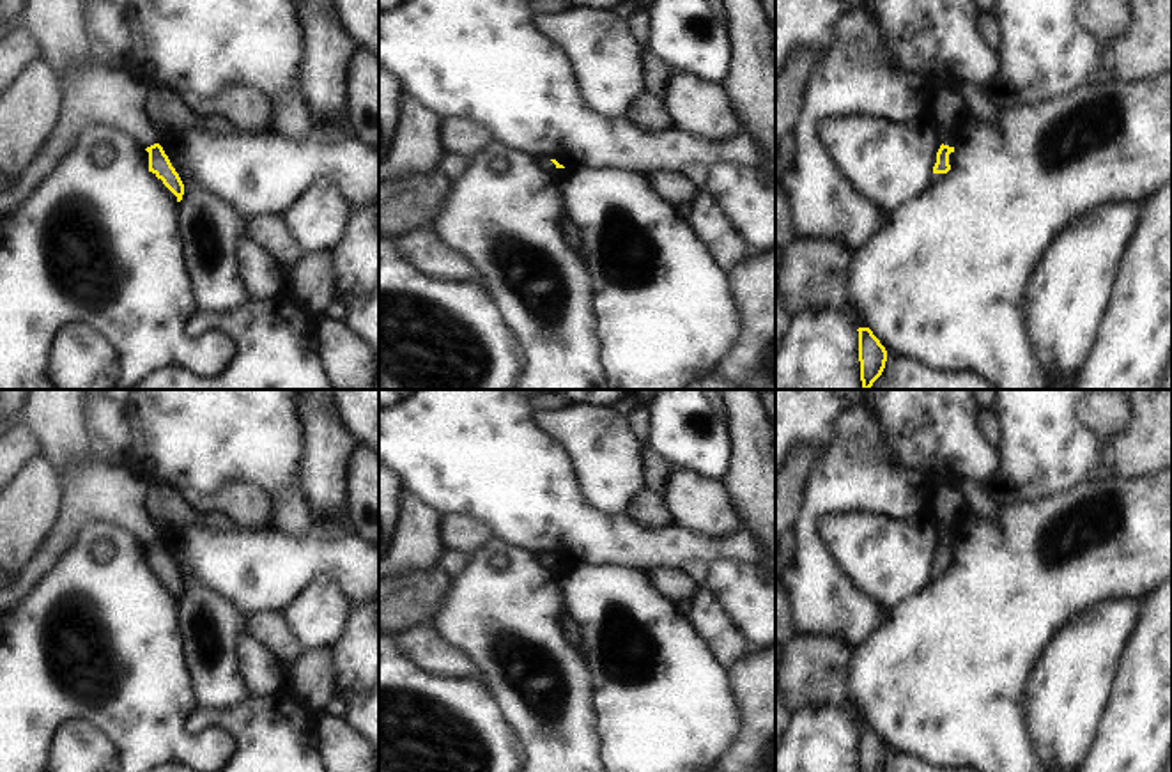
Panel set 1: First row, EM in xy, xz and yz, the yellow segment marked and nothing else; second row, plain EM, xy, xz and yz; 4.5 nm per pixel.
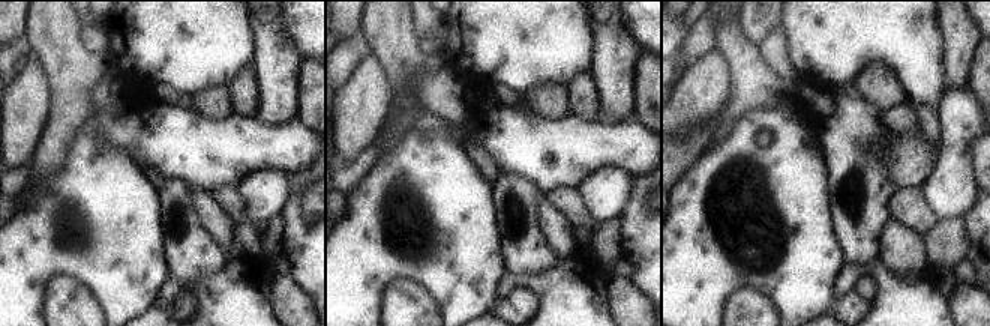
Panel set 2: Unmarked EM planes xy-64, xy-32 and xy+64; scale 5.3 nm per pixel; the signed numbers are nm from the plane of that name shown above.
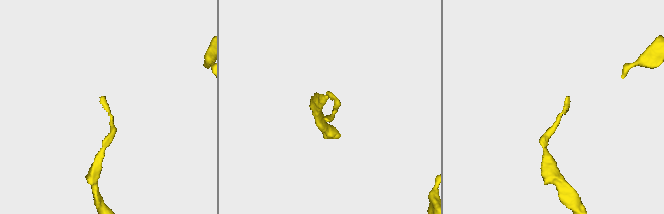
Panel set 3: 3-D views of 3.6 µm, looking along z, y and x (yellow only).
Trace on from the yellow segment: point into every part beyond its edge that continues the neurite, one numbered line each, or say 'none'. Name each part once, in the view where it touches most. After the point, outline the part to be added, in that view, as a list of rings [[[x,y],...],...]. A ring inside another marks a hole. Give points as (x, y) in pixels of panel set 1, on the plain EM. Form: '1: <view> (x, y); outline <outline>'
1: xy (92, 491); outline [[[94,457],[69,466],[60,485],[60,513],[37,552],[0,590],[0,616],[37,586],[87,522],[108,522],[126,529],[143,547],[159,540],[159,531],[143,506],[149,483],[135,478],[126,467],[108,466]]]

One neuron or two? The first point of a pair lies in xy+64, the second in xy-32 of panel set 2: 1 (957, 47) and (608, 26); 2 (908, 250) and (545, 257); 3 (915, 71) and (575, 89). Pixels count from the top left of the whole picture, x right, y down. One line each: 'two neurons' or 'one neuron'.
1: one neuron
2: two neurons
3: two neurons

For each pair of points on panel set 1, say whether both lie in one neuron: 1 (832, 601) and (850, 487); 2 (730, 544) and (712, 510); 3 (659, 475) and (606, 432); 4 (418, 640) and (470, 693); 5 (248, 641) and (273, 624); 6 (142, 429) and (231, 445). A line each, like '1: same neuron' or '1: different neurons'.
1: same neuron
2: different neurons
3: different neurons
4: different neurons
5: different neurons
6: same neuron

